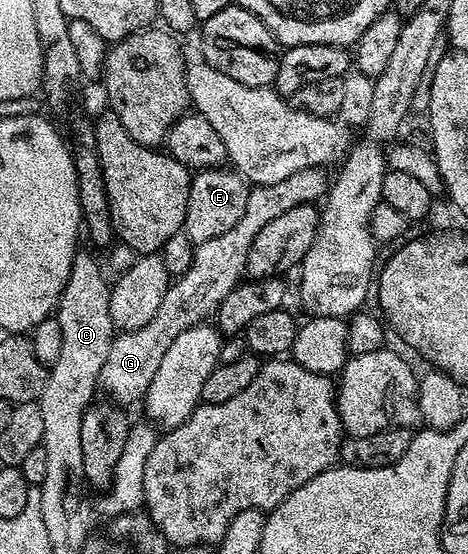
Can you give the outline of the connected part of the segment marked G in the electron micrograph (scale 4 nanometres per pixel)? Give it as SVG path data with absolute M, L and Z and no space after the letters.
M315 168L296 172L286 180L281 180L280 183L267 186L255 185L248 196L244 216L240 216L240 220L236 220L235 226L228 228L228 232L222 233L221 236L215 236L212 240L204 240L193 247L193 258L189 268L171 281L156 316L152 316L152 320L148 320L148 324L144 324L144 328L128 330L115 337L112 348L108 351L108 360L104 360L104 368L98 377L101 389L107 390L111 394L107 395L115 403L127 404L126 402L134 402L137 398L138 401L145 399L148 388L152 384L152 376L156 376L156 368L160 368L160 360L164 360L164 352L168 352L172 340L176 340L176 336L180 336L180 332L205 323L209 319L206 317L209 314L211 317L217 311L220 300L224 300L224 296L228 296L228 292L232 292L232 288L243 281L249 249L252 248L252 242L264 224L271 223L276 216L283 215L284 212L290 208L296 208L297 205L317 203L325 195L328 189L328 178L322 174L325 173L321 169Z

